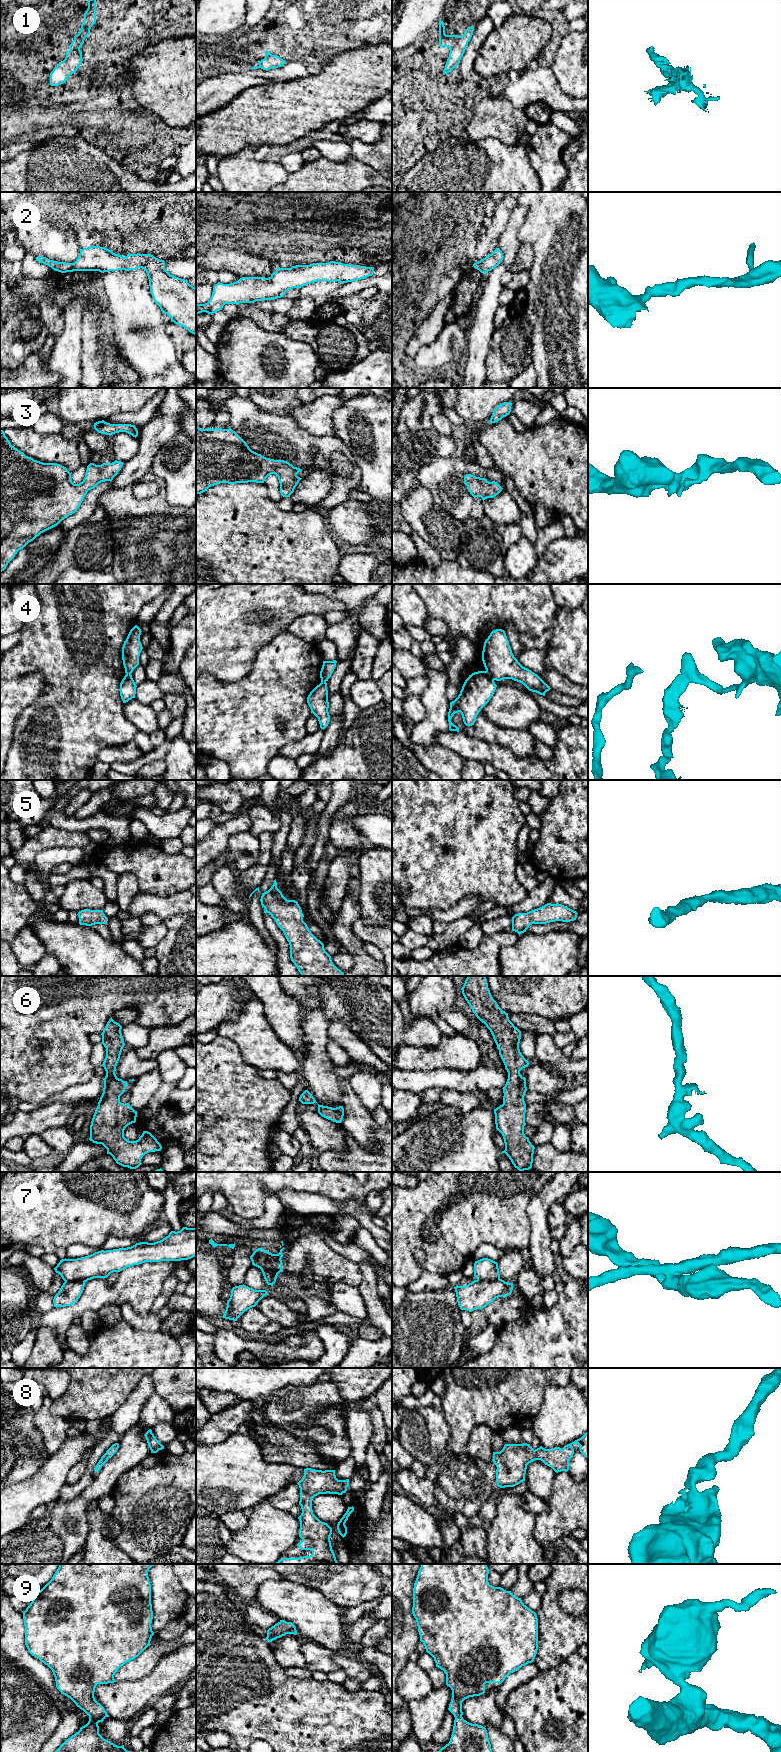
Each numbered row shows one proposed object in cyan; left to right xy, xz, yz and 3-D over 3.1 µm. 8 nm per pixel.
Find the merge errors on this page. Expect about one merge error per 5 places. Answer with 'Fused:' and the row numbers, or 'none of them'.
Fused: 1, 4, 7

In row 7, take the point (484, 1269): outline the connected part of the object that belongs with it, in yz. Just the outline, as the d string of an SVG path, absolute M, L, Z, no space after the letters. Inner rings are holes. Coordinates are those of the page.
M488 1258L475 1261L474 1276L477 1280L495 1281L499 1279L498 1263Z

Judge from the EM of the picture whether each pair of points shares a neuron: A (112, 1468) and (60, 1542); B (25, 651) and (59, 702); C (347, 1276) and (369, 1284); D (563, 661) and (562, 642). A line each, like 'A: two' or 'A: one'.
A: one
B: one
C: two
D: one

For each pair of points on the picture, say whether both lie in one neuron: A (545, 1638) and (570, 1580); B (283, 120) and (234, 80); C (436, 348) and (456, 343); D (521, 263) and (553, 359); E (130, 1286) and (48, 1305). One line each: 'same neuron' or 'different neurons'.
A: same neuron
B: different neurons
C: same neuron
D: different neurons
E: different neurons

